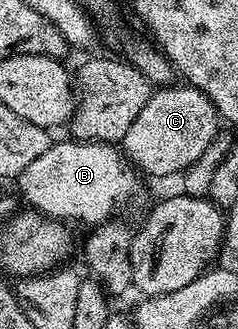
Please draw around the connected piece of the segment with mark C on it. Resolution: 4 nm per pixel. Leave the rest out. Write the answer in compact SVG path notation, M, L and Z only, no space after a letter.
M187 83L178 85L157 88L152 98L146 103L146 107L138 111L138 119L134 119L130 131L126 131L122 152L141 174L153 173L156 177L168 177L171 173L183 174L184 170L190 168L195 161L202 159L202 153L206 151L206 147L210 147L212 140L221 132L222 118L216 112L214 103L210 103L208 96L201 89L193 89Z

